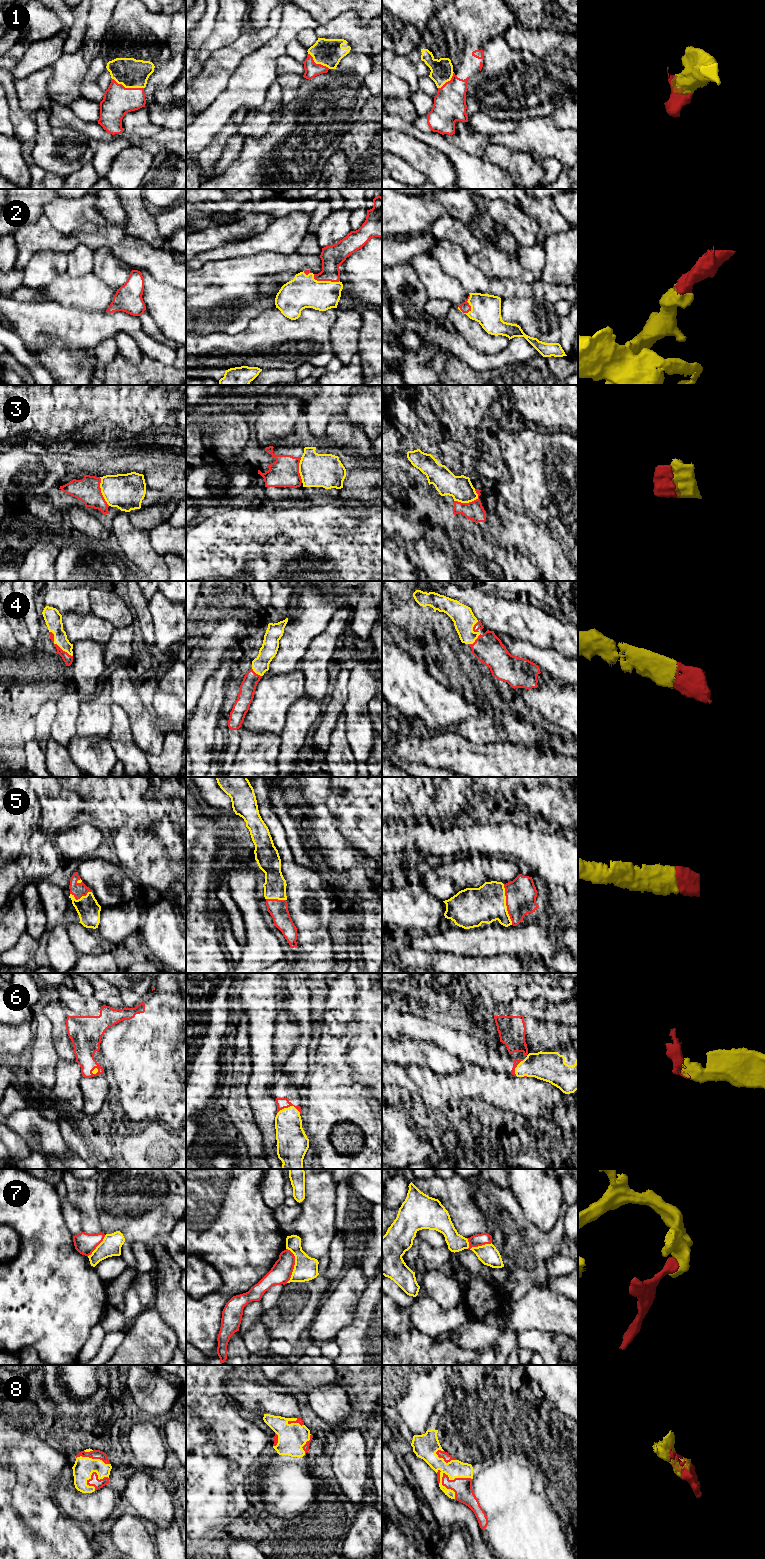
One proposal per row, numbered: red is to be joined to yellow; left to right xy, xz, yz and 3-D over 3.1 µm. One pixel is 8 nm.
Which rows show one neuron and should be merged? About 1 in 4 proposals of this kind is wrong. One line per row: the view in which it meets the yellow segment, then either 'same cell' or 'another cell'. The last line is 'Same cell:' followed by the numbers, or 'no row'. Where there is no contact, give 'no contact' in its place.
1: xy | same cell
2: xz | same cell
3: yz | another cell
4: xy | same cell
5: yz | same cell
6: xz | same cell
7: xz | another cell
8: yz | same cell
Same cell: 1, 2, 4, 5, 6, 8

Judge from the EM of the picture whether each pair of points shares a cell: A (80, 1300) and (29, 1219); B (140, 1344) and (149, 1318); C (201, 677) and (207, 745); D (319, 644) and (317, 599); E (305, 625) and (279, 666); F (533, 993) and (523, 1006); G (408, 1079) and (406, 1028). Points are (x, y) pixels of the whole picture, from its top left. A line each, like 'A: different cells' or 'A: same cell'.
A: same cell
B: same cell
C: different cells
D: different cells
E: same cell
F: different cells
G: same cell

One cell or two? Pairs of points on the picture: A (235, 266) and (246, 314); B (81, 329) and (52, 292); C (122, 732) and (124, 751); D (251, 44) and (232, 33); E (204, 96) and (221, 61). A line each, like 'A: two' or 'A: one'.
A: one
B: two
C: one
D: two
E: one

